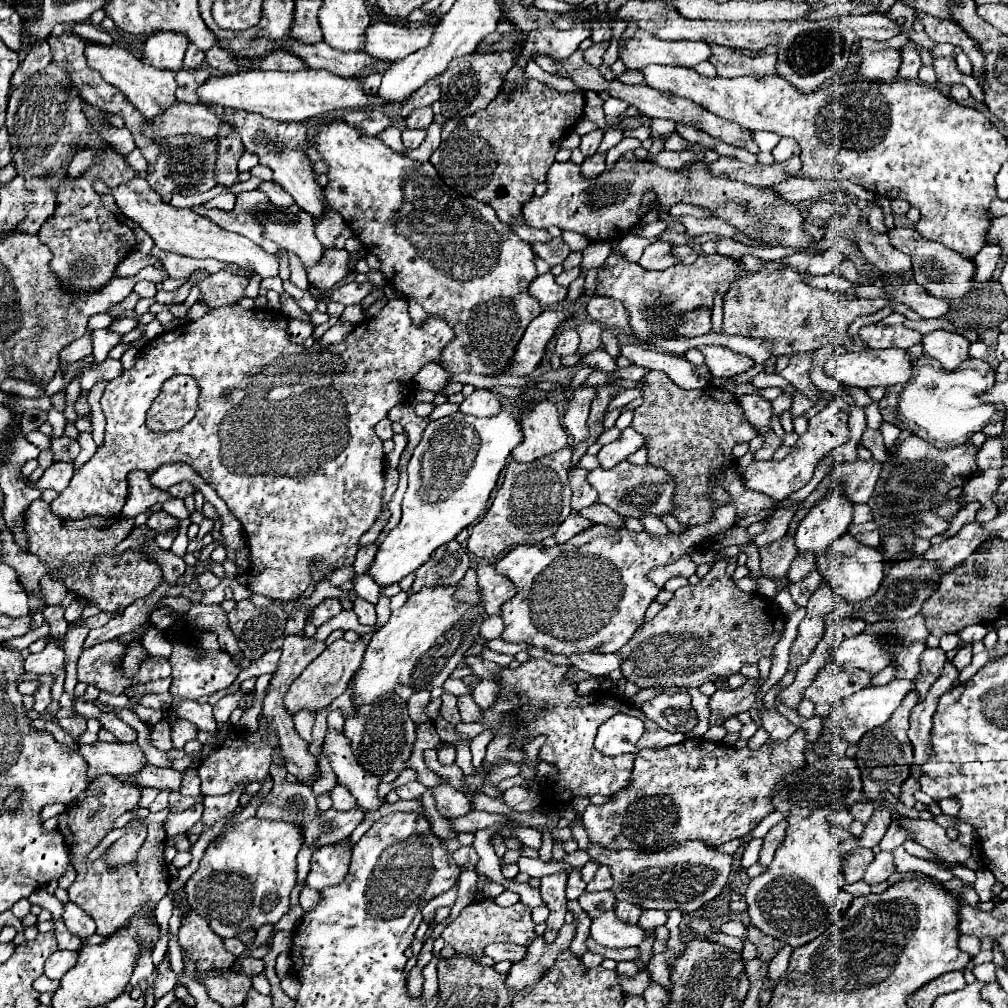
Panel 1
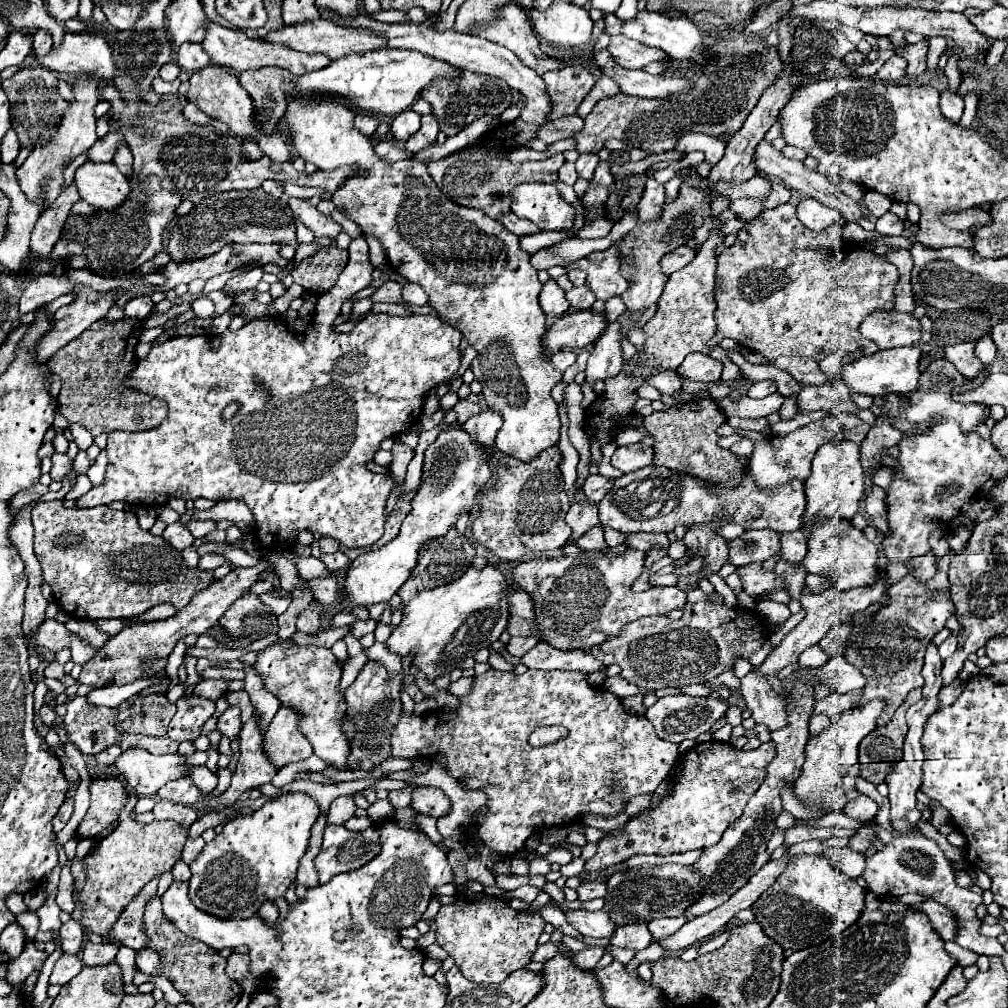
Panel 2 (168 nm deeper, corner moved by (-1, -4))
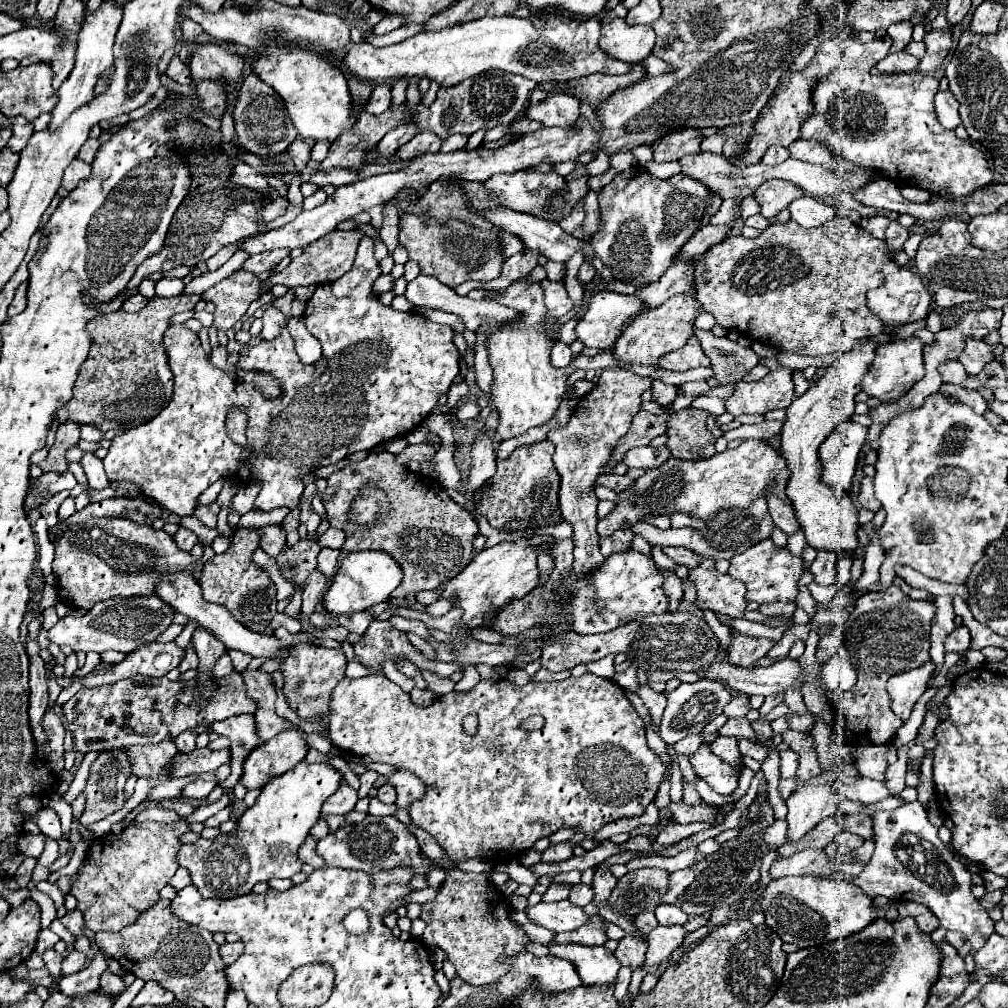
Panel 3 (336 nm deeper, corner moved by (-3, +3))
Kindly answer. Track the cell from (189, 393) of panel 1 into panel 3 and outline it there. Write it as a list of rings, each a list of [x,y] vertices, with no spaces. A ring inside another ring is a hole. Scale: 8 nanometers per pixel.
[[[177,295],[177,297],[153,297],[141,311],[127,313],[125,309],[117,309],[111,313],[101,313],[95,319],[87,323],[87,331],[91,335],[91,349],[87,359],[83,361],[79,369],[79,377],[73,387],[71,401],[59,409],[59,423],[75,421],[75,423],[87,423],[97,427],[99,431],[115,431],[115,429],[133,429],[137,425],[143,425],[151,421],[173,397],[173,373],[167,365],[167,357],[163,351],[163,331],[169,327],[169,319],[175,313],[191,311],[199,295]]]

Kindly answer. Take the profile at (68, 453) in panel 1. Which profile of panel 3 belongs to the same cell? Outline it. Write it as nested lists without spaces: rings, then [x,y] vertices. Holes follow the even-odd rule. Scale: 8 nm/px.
[[[53,445],[53,449],[49,451],[47,459],[39,465],[43,471],[55,471],[55,473],[63,473],[67,471],[67,461],[65,461],[65,449],[63,445]]]

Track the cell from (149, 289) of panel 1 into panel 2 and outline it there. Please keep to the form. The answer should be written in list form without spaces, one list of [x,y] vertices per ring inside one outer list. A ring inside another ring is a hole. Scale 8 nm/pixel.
[[[137,296],[125,304],[125,316],[145,320],[153,310],[153,302],[149,296]]]

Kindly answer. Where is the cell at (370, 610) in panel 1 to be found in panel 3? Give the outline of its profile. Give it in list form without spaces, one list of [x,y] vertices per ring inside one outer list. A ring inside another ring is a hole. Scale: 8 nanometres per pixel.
[[[367,611],[351,613],[351,615],[341,615],[339,617],[339,623],[343,627],[347,627],[351,633],[357,633],[357,635],[363,635],[367,631],[367,627],[371,625],[371,621],[373,621],[373,615],[367,613]]]

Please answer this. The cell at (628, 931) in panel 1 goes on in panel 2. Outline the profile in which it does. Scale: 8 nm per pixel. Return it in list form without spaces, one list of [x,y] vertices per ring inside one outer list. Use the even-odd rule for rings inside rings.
[[[569,910],[565,912],[567,922],[581,932],[583,936],[589,938],[611,938],[615,932],[613,922],[609,920],[609,916],[605,916],[605,912],[587,912],[587,910]]]

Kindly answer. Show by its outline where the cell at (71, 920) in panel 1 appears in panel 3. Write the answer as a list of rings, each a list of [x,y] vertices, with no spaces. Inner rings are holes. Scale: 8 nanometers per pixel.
[[[97,949],[89,967],[85,967],[83,971],[75,973],[75,975],[63,975],[59,981],[59,991],[65,995],[83,995],[89,993],[93,989],[99,987],[99,979],[103,975],[103,971],[107,971],[111,957]]]

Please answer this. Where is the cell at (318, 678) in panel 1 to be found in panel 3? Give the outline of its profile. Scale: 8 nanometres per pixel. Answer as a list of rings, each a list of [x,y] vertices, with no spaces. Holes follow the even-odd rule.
[[[285,729],[279,737],[255,747],[243,763],[243,785],[247,789],[261,789],[271,775],[293,769],[307,755],[307,741],[301,729]]]

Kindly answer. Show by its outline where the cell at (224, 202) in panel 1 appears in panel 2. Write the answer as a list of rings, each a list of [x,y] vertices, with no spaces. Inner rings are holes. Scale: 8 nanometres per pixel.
[[[85,162],[75,172],[75,186],[81,200],[101,210],[111,210],[119,206],[129,194],[127,176],[123,176],[113,162]]]

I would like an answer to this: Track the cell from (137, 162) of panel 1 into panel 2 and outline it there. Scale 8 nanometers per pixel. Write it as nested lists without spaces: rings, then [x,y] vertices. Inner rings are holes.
[[[71,184],[57,196],[57,200],[47,210],[43,210],[35,230],[31,234],[31,252],[33,254],[43,256],[43,258],[51,254],[55,242],[61,236],[61,222],[67,222],[71,206],[77,200],[79,200],[77,188],[75,188],[75,184]]]

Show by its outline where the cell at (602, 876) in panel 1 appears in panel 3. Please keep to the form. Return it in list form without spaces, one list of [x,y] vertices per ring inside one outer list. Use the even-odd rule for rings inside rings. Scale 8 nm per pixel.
[[[579,883],[579,885],[573,885],[573,889],[571,889],[571,895],[569,895],[569,901],[573,903],[573,905],[579,905],[579,907],[585,907],[587,903],[591,903],[593,901],[593,889],[591,889],[591,885],[585,885],[585,883]]]

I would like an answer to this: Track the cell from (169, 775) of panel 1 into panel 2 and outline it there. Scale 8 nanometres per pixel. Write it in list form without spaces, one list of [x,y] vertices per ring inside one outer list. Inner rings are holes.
[[[191,778],[169,782],[165,788],[161,788],[157,792],[157,796],[161,800],[169,800],[169,802],[175,802],[175,804],[185,804],[185,806],[193,806],[193,804],[203,800],[203,794],[199,792],[199,788],[193,784]]]

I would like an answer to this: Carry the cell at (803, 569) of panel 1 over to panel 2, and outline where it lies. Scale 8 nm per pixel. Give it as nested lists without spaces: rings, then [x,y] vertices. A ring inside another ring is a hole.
[[[795,530],[795,532],[785,532],[781,534],[781,556],[793,564],[801,564],[807,552],[807,536],[805,532]]]

